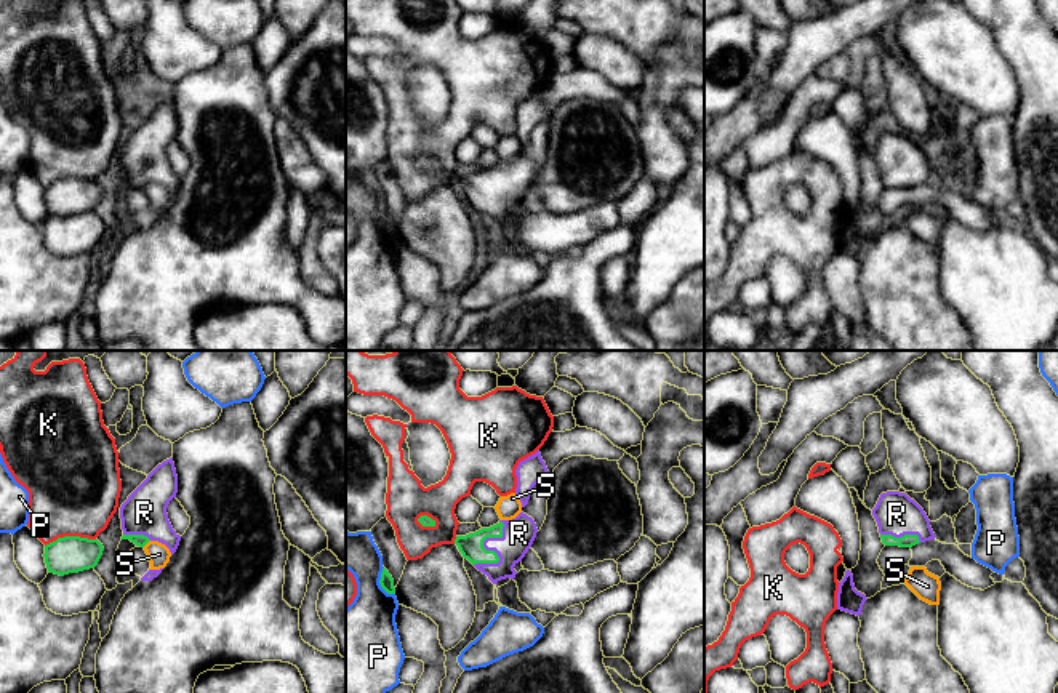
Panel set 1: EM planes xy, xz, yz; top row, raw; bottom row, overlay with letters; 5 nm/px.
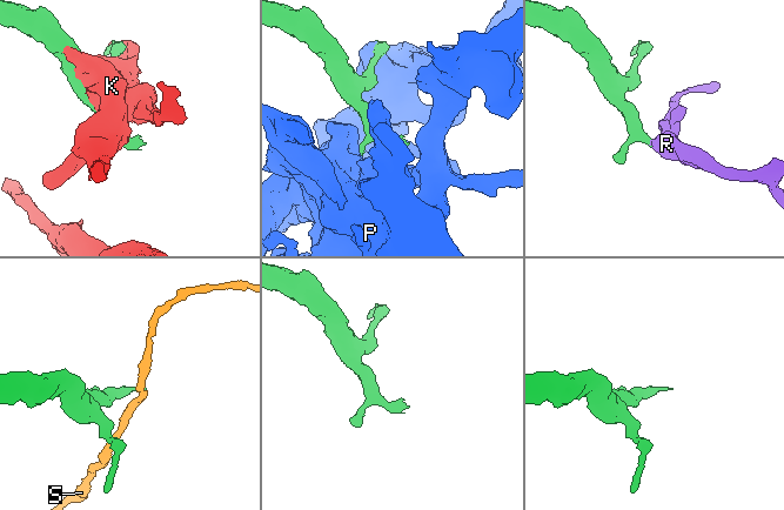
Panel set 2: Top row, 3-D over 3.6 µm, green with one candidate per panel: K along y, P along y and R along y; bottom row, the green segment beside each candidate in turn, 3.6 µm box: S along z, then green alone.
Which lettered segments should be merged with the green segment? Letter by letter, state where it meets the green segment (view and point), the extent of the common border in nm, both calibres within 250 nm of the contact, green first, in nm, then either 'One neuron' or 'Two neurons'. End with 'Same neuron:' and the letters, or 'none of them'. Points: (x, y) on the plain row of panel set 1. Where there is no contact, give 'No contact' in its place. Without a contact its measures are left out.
K: Touches green at xy (69, 178). Shared border 260 nm. Thickness 190 nm (green) against 460 nm. Two neurons
P: Touches green at xz (380, 224). Shared border 160 nm. Thickness 70 nm (green) against 300 nm. Two neurons
R: Touches green at xz (485, 191). Shared border 280 nm. Thickness 120 nm (green) against 160 nm. One neuron
S: Touches green at xy (146, 184). Shared border 50 nm. Thickness 60 nm (green) against 110 nm. Two neurons
Same neuron: R

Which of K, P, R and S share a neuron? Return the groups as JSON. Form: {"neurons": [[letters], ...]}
{"neurons": [["K"], ["P"], ["R"], ["S"]]}

